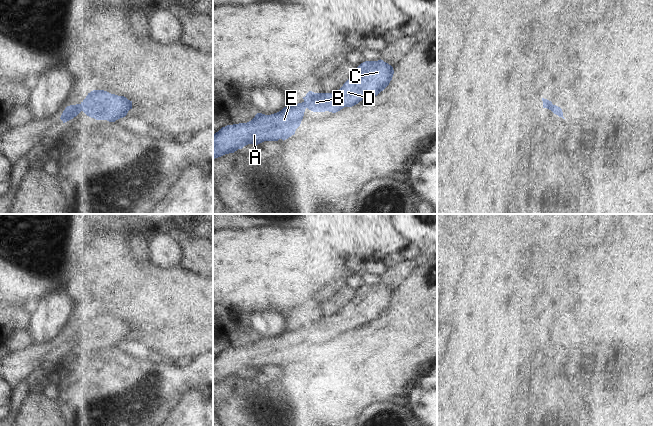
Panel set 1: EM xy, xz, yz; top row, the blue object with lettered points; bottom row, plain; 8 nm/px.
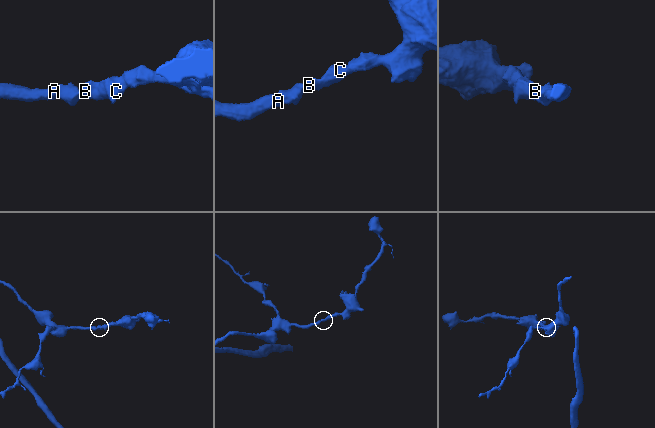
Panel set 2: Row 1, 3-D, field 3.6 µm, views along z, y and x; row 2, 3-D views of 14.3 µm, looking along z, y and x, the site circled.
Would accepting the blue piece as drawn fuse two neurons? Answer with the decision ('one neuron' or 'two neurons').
one neuron

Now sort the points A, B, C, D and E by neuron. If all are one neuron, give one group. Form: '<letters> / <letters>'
A B C D E

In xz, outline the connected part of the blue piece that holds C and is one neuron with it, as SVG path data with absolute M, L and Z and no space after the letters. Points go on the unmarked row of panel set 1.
M383 284L365 285L343 310L332 317L309 315L302 327L284 331L281 335L265 339L257 337L247 347L222 351L213 359L213 384L234 377L248 368L264 365L283 365L295 358L305 333L313 336L336 337L344 331L352 331L365 323L371 323L383 315L392 304L393 291Z

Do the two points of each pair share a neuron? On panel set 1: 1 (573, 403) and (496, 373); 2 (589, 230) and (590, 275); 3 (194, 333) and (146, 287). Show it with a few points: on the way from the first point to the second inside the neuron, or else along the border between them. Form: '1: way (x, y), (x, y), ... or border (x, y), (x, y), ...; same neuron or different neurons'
1: border (516, 388), (513, 394), (513, 408), (511, 411); different neurons
2: border (606, 240), (598, 246), (586, 249); different neurons
3: way (182, 321), (158, 299); same neuron

